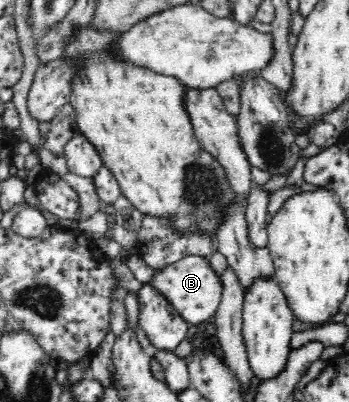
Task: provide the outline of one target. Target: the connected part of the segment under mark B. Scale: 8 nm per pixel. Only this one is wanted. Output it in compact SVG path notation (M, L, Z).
M189 255L173 265L157 270L157 275L151 282L161 294L167 296L167 300L177 308L181 317L185 318L189 325L211 321L223 295L223 280L211 267L209 258L198 255Z

